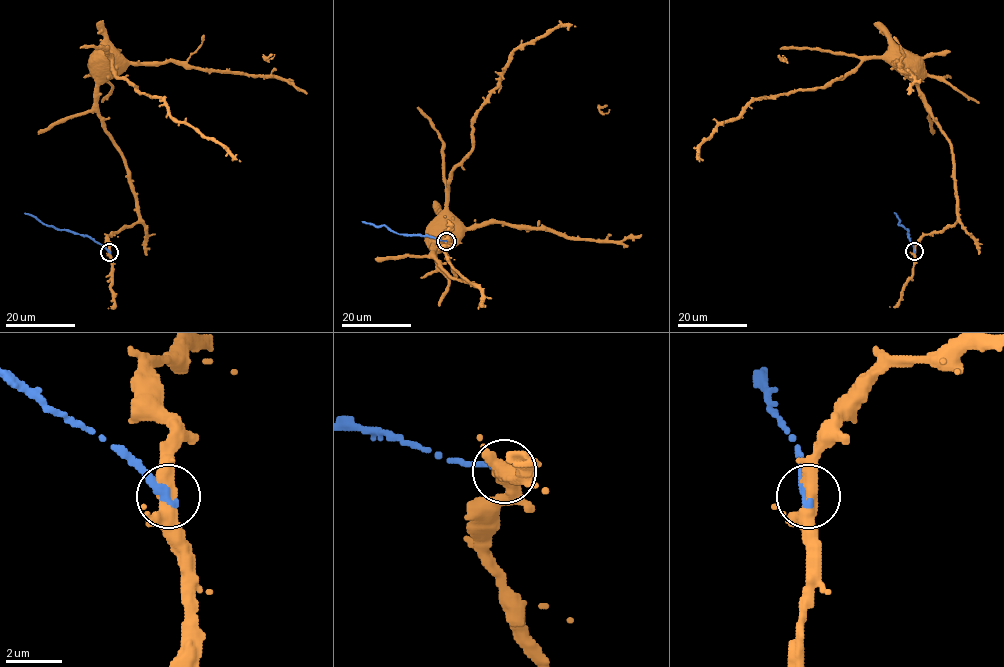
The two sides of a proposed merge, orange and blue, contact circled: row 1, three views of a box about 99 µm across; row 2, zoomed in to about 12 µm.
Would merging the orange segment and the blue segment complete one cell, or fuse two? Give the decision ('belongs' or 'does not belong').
does not belong

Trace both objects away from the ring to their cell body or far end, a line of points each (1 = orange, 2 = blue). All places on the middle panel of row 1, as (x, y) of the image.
1: (446, 241), (444, 250), (446, 259), (475, 285), (453, 278), (434, 257), (435, 219), (442, 214)
2: (446, 240), (397, 233), (384, 225), (362, 221)

